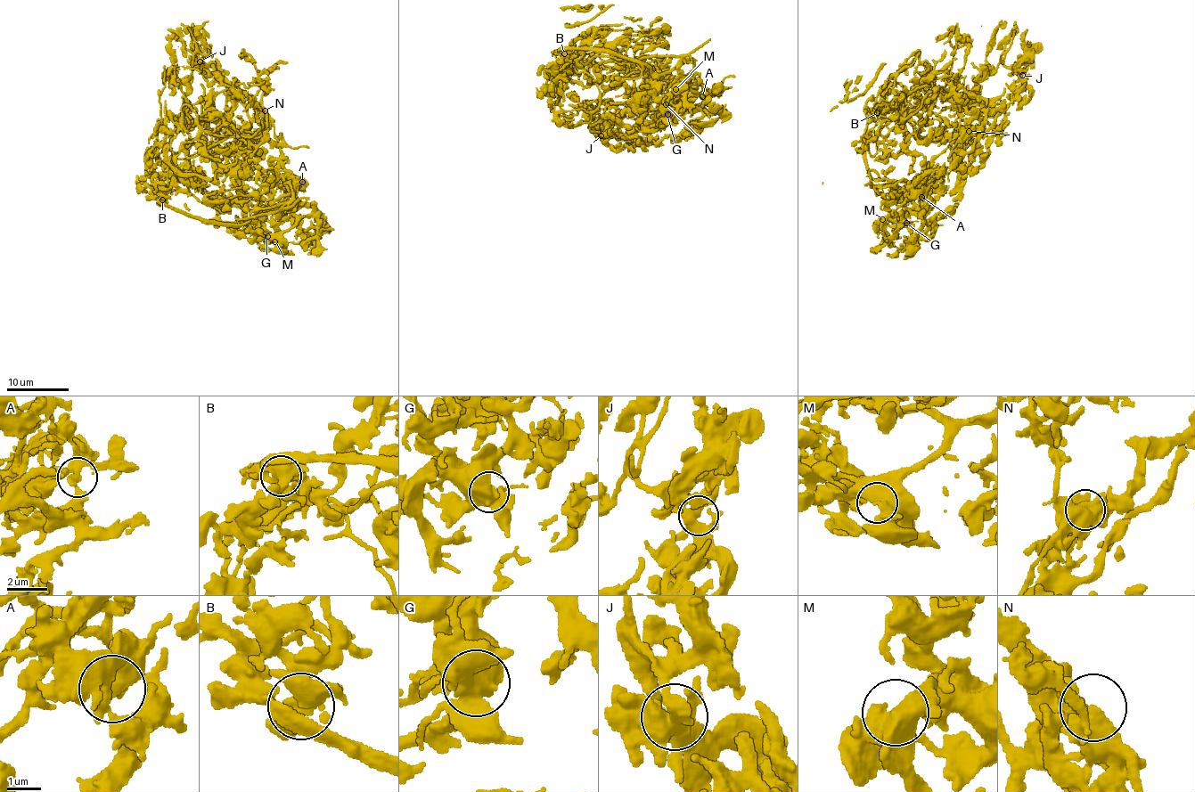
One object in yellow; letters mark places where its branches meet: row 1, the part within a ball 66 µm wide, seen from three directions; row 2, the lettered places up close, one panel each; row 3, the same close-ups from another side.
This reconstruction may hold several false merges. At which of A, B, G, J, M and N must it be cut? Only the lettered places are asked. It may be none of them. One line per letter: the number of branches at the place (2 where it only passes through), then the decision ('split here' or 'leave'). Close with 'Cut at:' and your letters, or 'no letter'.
A: branches 5; leave
B: branches 6; leave
G: branches 3; leave
J: branches 4; leave
M: branches 3; leave
N: branches 2; leave
Cut at: no letter

